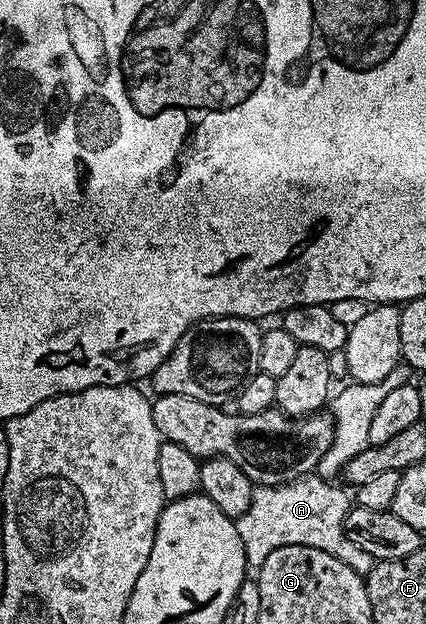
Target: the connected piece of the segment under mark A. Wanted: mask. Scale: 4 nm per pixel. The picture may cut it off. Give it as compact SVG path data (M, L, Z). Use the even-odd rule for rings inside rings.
M396 370L392 374L388 374L388 378L384 378L379 384L356 384L353 382L347 383L345 386L347 388L342 388L336 395L333 397L334 400L334 409L332 409L332 415L334 417L334 437L332 438L332 446L328 446L328 450L324 450L324 456L320 458L320 462L318 463L318 467L316 469L317 473L310 473L308 475L302 475L300 478L294 480L291 483L288 484L280 484L276 487L264 487L262 485L257 485L252 494L252 502L250 503L250 506L248 506L248 510L245 511L245 514L242 515L238 521L235 521L235 524L237 526L237 533L240 534L240 540L242 543L244 543L244 552L245 552L245 558L247 565L250 565L251 567L257 568L258 566L262 565L264 562L264 559L268 558L269 554L272 554L272 551L276 549L280 549L282 546L286 545L302 545L302 546L312 546L313 549L320 549L324 550L328 554L332 554L333 556L338 557L339 560L344 562L346 565L352 566L352 570L356 570L357 573L362 575L362 577L365 577L368 573L372 571L372 569L375 566L375 559L372 554L368 554L366 550L361 550L360 546L356 546L354 542L351 542L347 538L346 532L343 530L343 524L344 524L344 518L347 516L347 514L350 512L352 507L352 498L350 495L350 498L346 491L348 491L345 487L338 487L338 486L332 486L330 483L326 482L326 480L330 480L333 478L333 476L337 477L339 474L342 473L344 470L344 466L348 466L348 462L352 462L352 458L356 458L356 454L360 454L360 450L364 450L365 448L370 447L370 443L368 442L368 429L372 426L372 418L376 415L376 406L380 406L380 402L384 402L384 398L386 395L388 395L388 390L392 390L396 386L400 386L401 384L407 383L408 376L405 376L404 373L402 373L402 370Z

